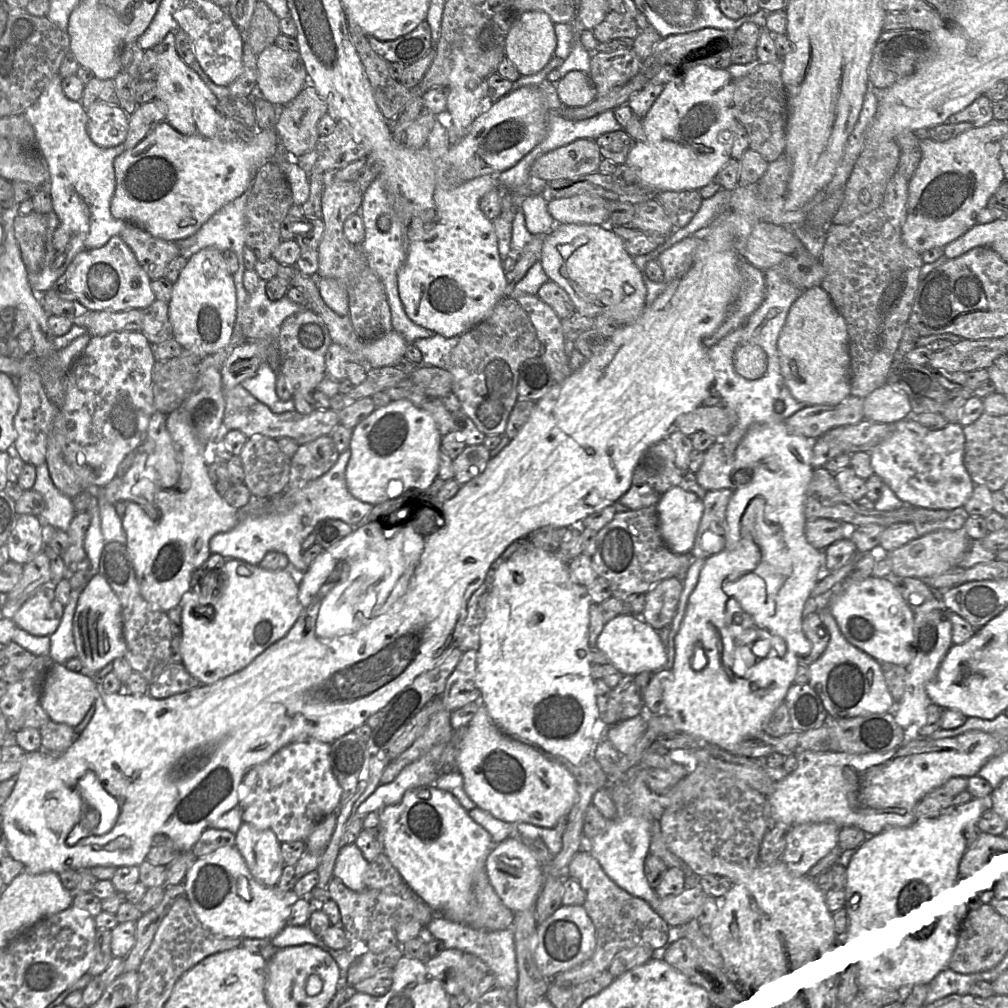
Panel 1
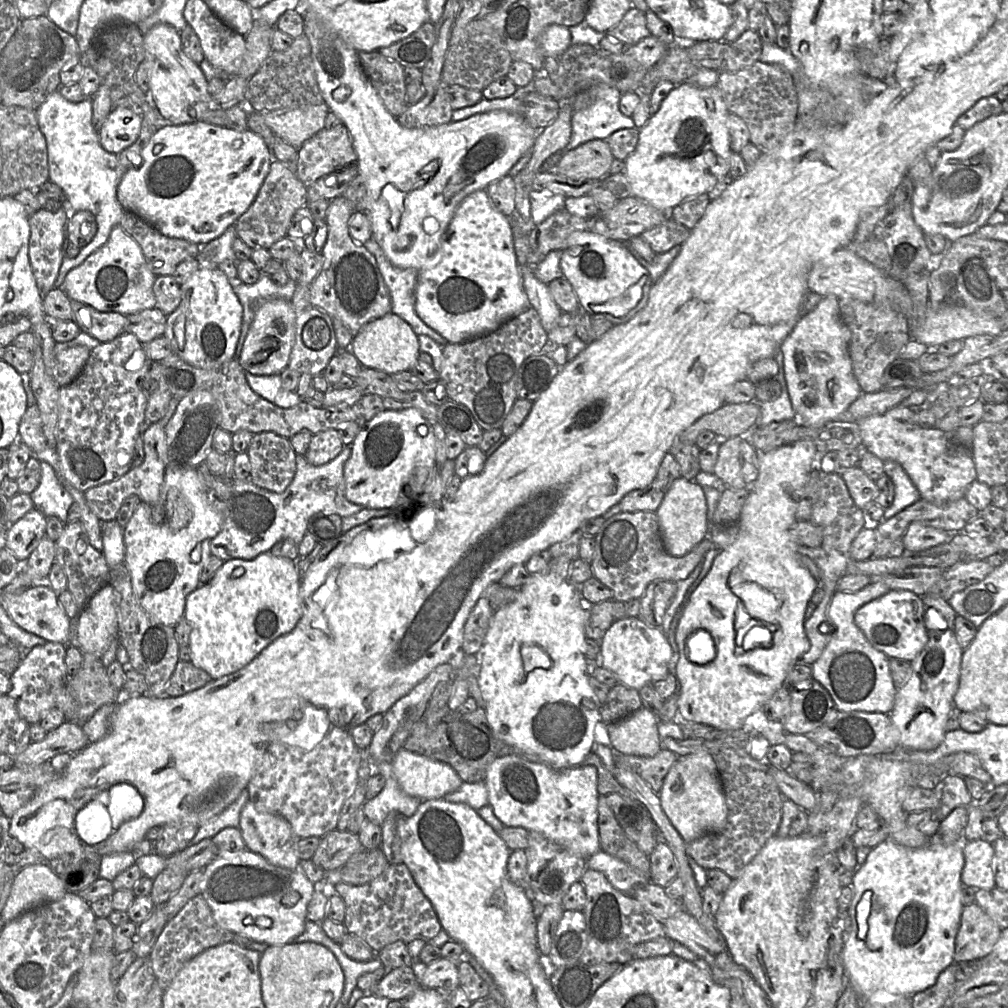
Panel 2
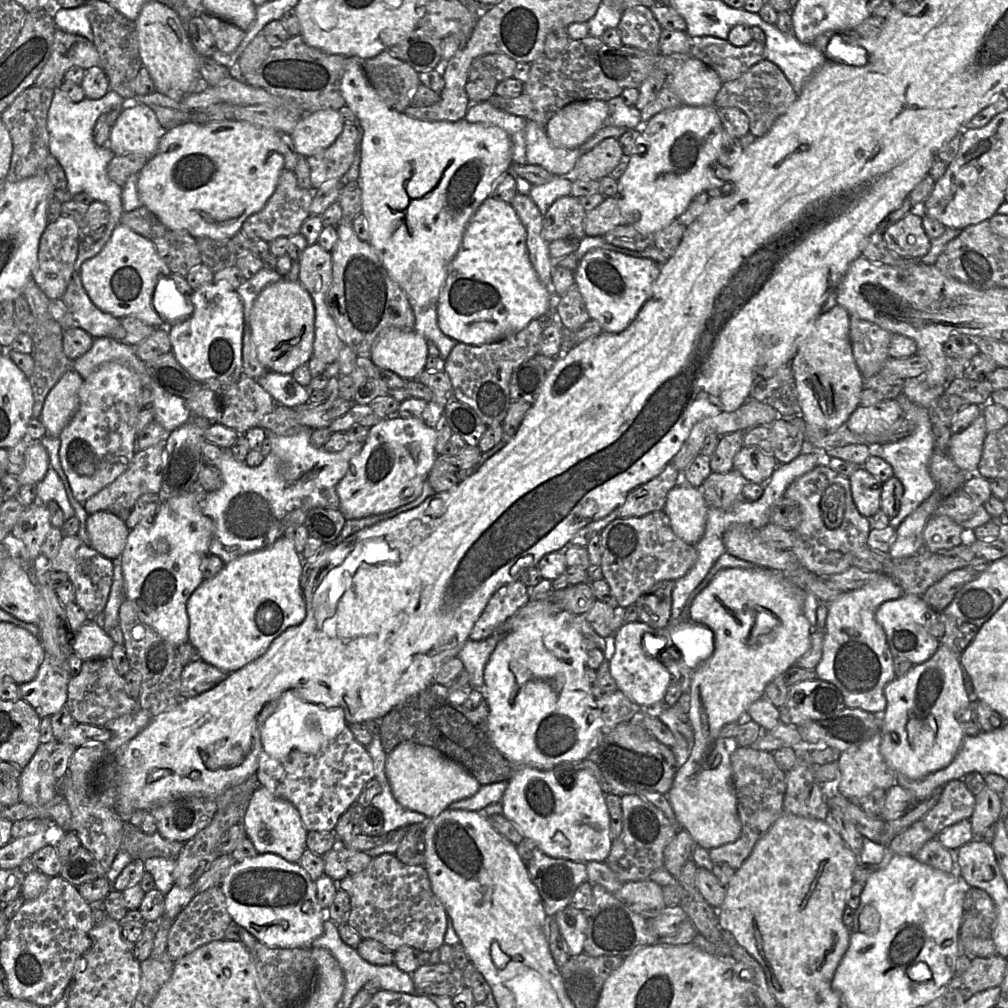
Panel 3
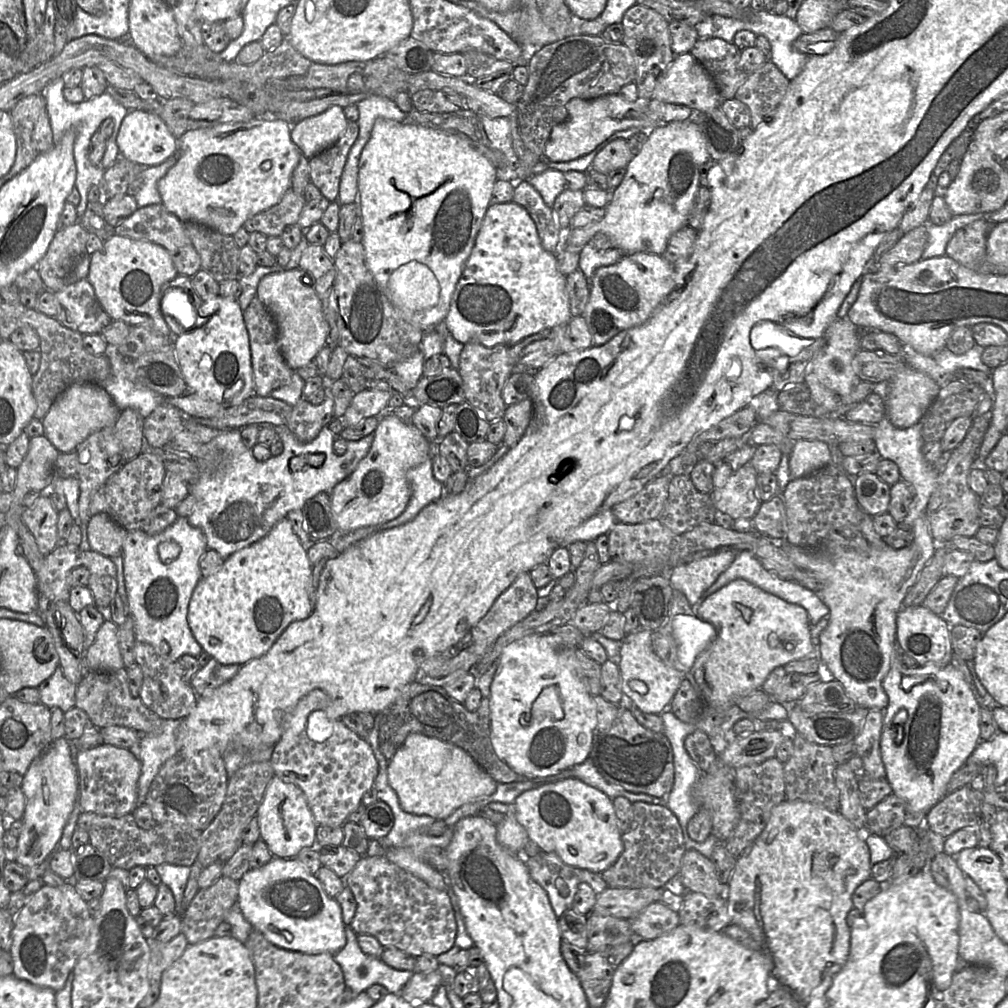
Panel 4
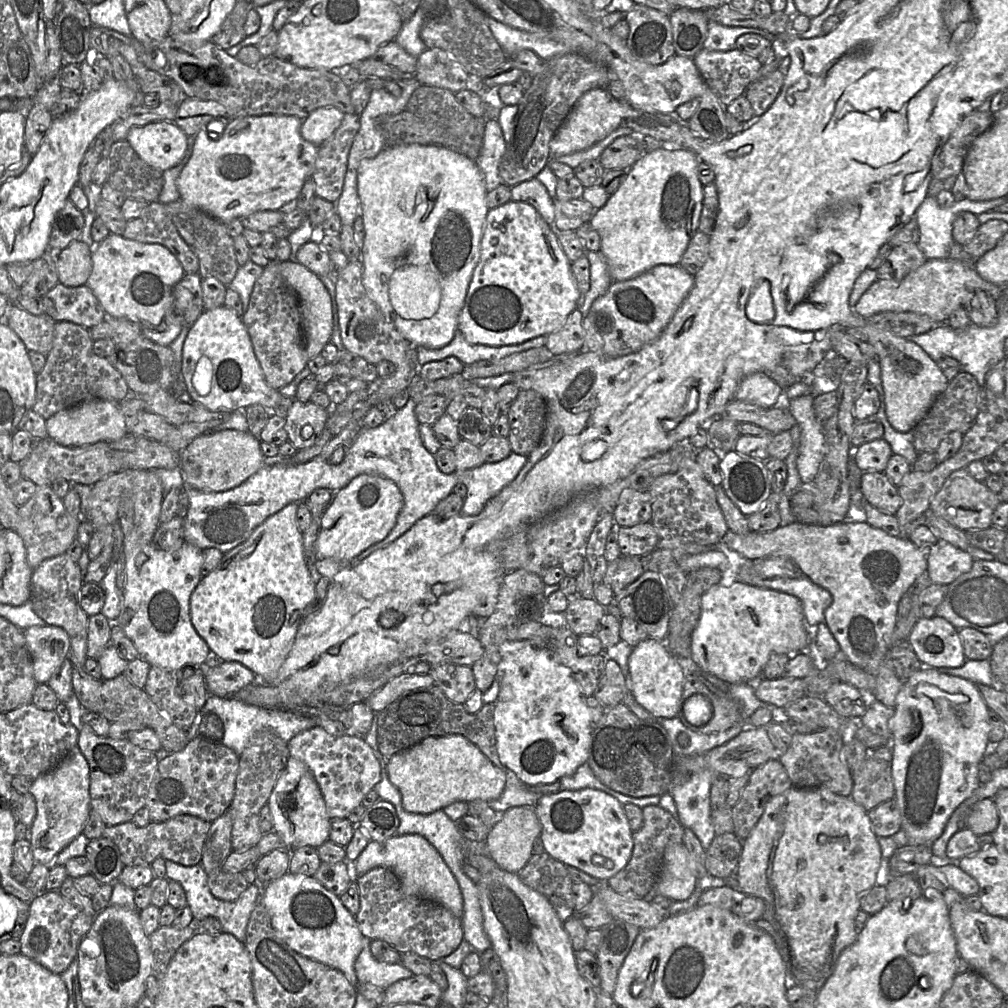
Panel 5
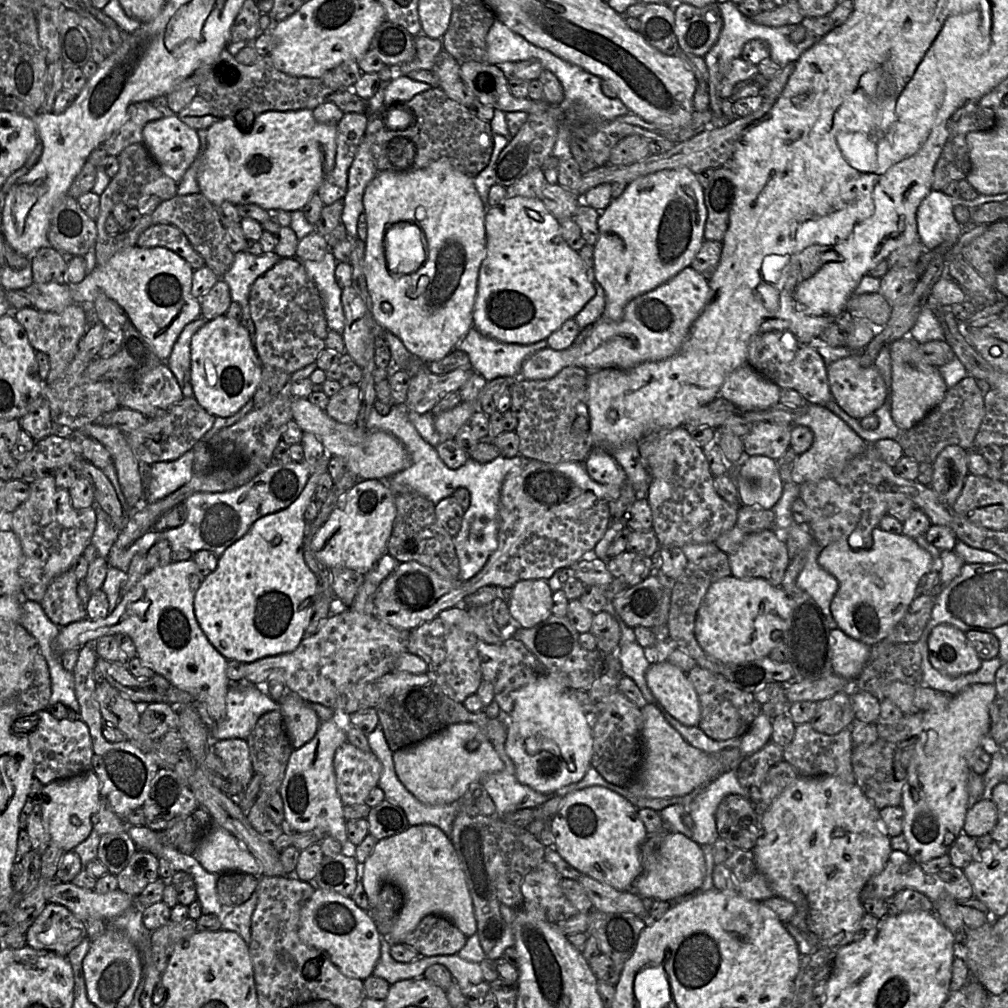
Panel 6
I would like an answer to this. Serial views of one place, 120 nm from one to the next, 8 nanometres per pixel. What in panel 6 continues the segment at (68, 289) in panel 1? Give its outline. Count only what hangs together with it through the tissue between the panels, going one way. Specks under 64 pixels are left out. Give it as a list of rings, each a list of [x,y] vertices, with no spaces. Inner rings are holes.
[[[135,245],[118,251],[105,264],[95,265],[81,282],[68,286],[71,297],[77,304],[93,303],[100,293],[114,300],[121,306],[156,356],[162,362],[166,362],[183,328],[201,316],[199,300],[191,294],[193,271],[183,258],[165,247],[141,248]]]

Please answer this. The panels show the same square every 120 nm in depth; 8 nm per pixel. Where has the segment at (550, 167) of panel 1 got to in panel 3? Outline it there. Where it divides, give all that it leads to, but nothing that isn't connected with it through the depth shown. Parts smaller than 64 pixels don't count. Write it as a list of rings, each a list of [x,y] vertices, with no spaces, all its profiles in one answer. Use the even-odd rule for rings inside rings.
[[[615,137],[606,138],[578,159],[571,174],[562,177],[569,178],[571,181],[599,180],[611,174],[622,156],[619,140]]]

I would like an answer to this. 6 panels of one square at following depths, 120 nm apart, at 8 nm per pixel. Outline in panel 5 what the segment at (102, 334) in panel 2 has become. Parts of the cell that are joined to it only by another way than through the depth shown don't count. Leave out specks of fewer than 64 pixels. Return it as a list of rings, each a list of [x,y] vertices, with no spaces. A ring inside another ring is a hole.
[[[58,282],[43,297],[45,314],[90,330],[105,319],[105,312],[87,285],[67,287]]]

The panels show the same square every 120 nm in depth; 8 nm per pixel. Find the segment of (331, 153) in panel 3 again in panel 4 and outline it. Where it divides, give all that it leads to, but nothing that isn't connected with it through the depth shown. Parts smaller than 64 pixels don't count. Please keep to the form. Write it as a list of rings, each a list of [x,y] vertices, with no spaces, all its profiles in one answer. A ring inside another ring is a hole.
[[[348,121],[345,131],[334,145],[309,158],[310,182],[329,202],[337,201],[341,176],[358,132],[357,122]]]

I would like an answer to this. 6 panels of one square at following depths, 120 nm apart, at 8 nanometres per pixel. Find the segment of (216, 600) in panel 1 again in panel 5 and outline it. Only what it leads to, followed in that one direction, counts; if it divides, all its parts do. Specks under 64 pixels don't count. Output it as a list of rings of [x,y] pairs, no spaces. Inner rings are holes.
[[[292,502],[283,507],[280,511],[269,516],[264,522],[258,525],[249,538],[242,544],[236,546],[227,553],[224,553],[220,564],[208,575],[202,576],[200,582],[193,590],[190,597],[190,615],[192,624],[197,633],[205,640],[211,651],[219,655],[224,661],[237,661],[251,669],[257,676],[258,681],[275,682],[279,669],[286,659],[294,642],[294,638],[303,617],[303,610],[313,600],[315,596],[316,582],[309,573],[304,549],[303,533],[296,524],[296,512],[299,502]]]

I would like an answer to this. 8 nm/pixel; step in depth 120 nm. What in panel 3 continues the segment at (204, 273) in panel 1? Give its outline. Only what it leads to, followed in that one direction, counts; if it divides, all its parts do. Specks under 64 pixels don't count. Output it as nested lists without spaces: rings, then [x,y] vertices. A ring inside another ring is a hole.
[[[216,282],[201,286],[191,296],[193,311],[185,320],[167,327],[171,351],[178,363],[204,386],[220,393],[221,386],[236,383],[243,373],[243,305],[238,293]]]

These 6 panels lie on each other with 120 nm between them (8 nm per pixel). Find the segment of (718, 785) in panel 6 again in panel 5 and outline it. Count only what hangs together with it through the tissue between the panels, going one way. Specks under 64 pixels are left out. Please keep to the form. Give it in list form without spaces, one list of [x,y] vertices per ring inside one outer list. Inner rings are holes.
[[[703,770],[683,783],[675,783],[670,789],[678,812],[678,821],[690,829],[699,839],[704,850],[708,850],[716,836],[711,821],[710,790],[715,773]]]

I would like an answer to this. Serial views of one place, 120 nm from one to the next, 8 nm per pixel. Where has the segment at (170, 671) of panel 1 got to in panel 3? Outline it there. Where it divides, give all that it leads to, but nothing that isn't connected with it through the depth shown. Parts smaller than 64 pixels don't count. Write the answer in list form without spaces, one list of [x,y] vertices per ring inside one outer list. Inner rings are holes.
[[[191,662],[183,667],[180,683],[182,698],[197,696],[222,682],[229,674],[205,662]]]

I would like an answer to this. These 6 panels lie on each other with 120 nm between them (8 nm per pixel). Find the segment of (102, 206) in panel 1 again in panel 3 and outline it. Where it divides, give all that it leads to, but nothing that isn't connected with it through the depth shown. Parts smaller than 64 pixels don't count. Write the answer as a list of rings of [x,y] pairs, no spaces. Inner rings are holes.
[[[58,87],[53,90],[53,98],[48,110],[47,130],[49,134],[49,152],[57,159],[63,168],[67,179],[68,190],[72,197],[80,192],[87,193],[94,201],[100,201],[109,209],[109,220],[103,236],[97,240],[88,251],[78,253],[74,264],[74,272],[78,272],[82,263],[94,257],[109,240],[112,231],[119,224],[124,212],[130,212],[142,206],[138,196],[138,173],[128,177],[121,187],[113,182],[107,175],[107,166],[115,156],[108,147],[97,145],[92,137],[93,127],[97,118],[115,107],[125,108],[127,103],[124,98],[112,90],[99,99],[84,98],[78,103],[70,101]]]

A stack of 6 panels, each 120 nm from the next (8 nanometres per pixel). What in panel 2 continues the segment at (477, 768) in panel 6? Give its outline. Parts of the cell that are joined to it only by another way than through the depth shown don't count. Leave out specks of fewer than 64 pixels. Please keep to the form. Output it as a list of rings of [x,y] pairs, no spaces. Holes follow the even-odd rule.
[[[405,749],[390,764],[401,789],[421,801],[442,799],[464,783],[450,765]]]

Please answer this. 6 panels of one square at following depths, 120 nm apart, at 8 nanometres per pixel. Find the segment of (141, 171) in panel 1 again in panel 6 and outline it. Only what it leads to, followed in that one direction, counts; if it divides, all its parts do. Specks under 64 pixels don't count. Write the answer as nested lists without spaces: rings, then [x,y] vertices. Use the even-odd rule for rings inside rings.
[[[300,109],[294,111],[266,111],[254,116],[252,124],[249,122],[238,123],[235,118],[224,117],[207,128],[207,146],[203,154],[203,163],[197,172],[199,193],[203,194],[214,206],[227,201],[234,205],[256,204],[273,213],[277,210],[296,211],[301,210],[310,197],[317,192],[324,179],[332,171],[335,165],[337,124],[317,122],[313,116],[313,110]]]

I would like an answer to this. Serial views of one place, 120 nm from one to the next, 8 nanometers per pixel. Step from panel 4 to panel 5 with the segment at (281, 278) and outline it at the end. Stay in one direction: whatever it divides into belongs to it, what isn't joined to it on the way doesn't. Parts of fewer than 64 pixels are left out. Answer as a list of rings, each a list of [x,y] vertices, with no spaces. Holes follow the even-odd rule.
[[[296,261],[280,262],[280,272],[287,285],[299,298],[305,350],[308,359],[312,359],[321,353],[332,337],[333,315],[330,294],[316,274]]]

